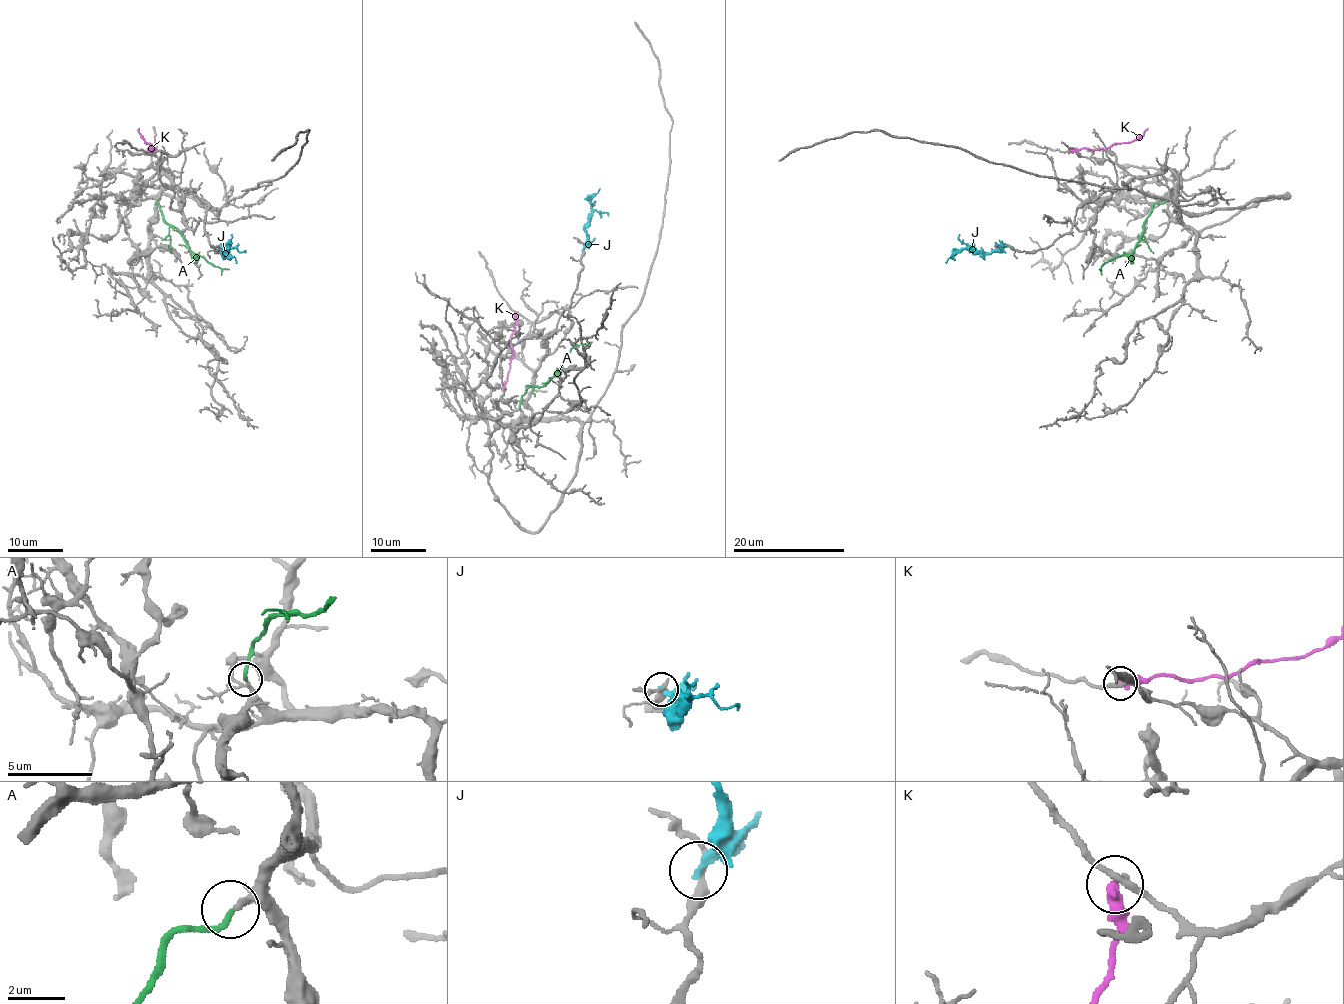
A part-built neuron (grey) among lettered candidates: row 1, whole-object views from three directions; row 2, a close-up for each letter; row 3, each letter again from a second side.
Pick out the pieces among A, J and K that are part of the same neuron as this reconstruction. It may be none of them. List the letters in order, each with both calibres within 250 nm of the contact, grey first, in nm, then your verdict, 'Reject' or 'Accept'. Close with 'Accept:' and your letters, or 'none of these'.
A: Thickness 170 nm (grey) against 200 nm. Accept
J: Thickness 220 nm (grey) against 320 nm. Reject
K: Thickness 240 nm (grey) against 400 nm. Reject
Accept: A

